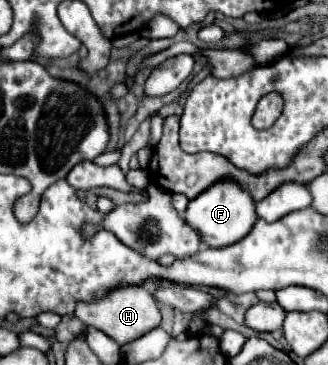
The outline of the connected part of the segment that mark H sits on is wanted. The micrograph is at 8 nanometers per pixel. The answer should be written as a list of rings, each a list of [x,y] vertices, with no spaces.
[[[118,286],[106,292],[100,300],[90,303],[79,302],[74,310],[74,316],[78,316],[86,326],[100,328],[120,346],[144,336],[146,332],[154,330],[160,324],[158,304],[144,286]]]

